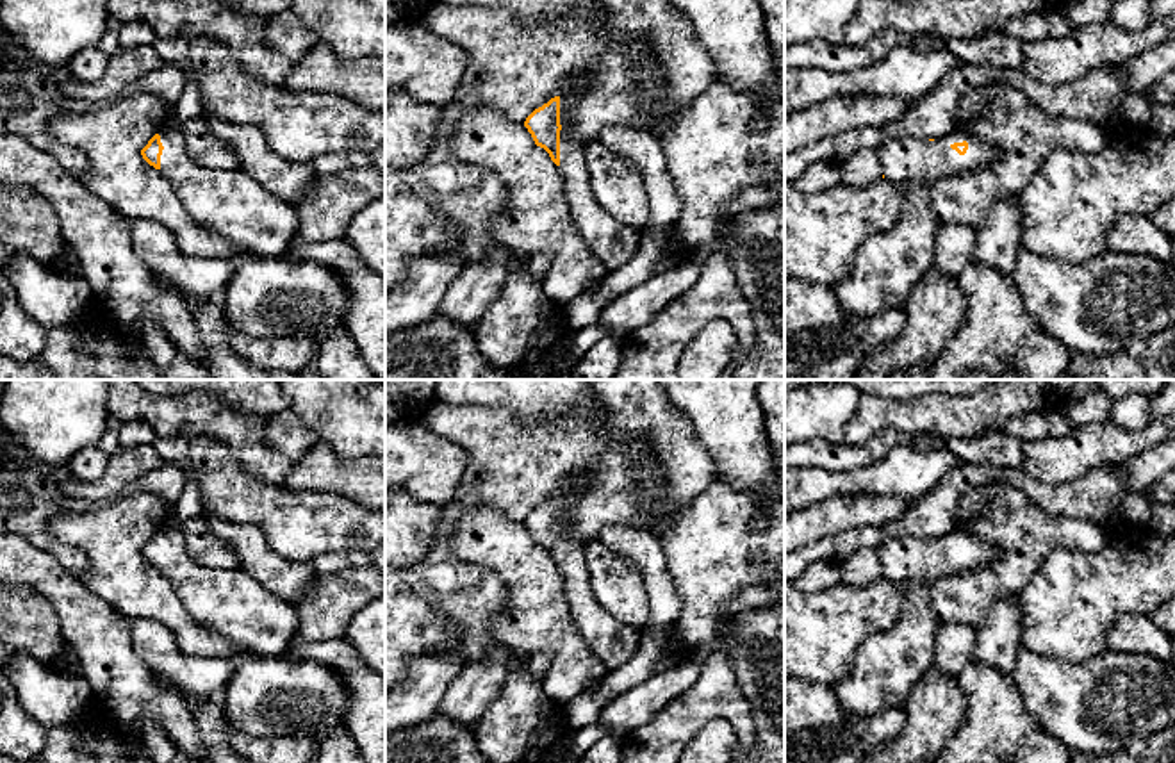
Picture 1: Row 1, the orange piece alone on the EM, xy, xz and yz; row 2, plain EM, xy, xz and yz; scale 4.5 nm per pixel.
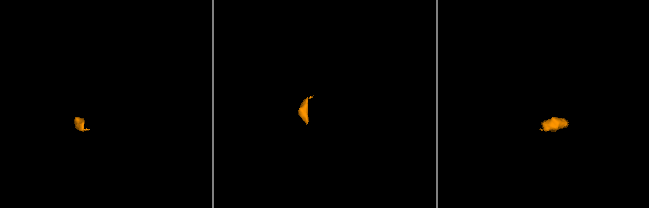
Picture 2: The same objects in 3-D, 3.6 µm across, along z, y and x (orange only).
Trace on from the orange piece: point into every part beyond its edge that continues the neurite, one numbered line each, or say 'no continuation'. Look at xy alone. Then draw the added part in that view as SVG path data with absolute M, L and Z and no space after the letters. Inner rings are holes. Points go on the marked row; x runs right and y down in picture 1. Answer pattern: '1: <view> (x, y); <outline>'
1: xy (232, 204); M182 125L159 132L164 146L160 173L189 217L244 253L285 257L298 228L296 207L278 200L242 169L198 166L185 146Z

